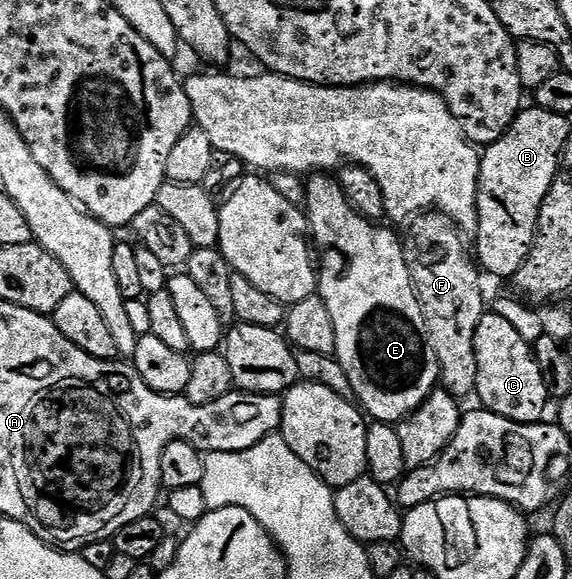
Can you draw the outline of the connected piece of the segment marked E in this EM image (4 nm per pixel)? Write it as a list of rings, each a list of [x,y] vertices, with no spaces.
[[[313,174],[307,184],[308,230],[318,252],[318,293],[322,301],[326,301],[326,309],[330,309],[330,321],[334,321],[334,357],[342,369],[346,369],[346,377],[350,377],[356,394],[355,402],[369,420],[393,425],[402,423],[420,408],[432,391],[437,390],[440,381],[438,357],[434,357],[434,349],[428,344],[426,317],[406,265],[405,244],[403,247],[399,237],[387,231],[384,225],[371,223],[357,213],[331,174]]]

